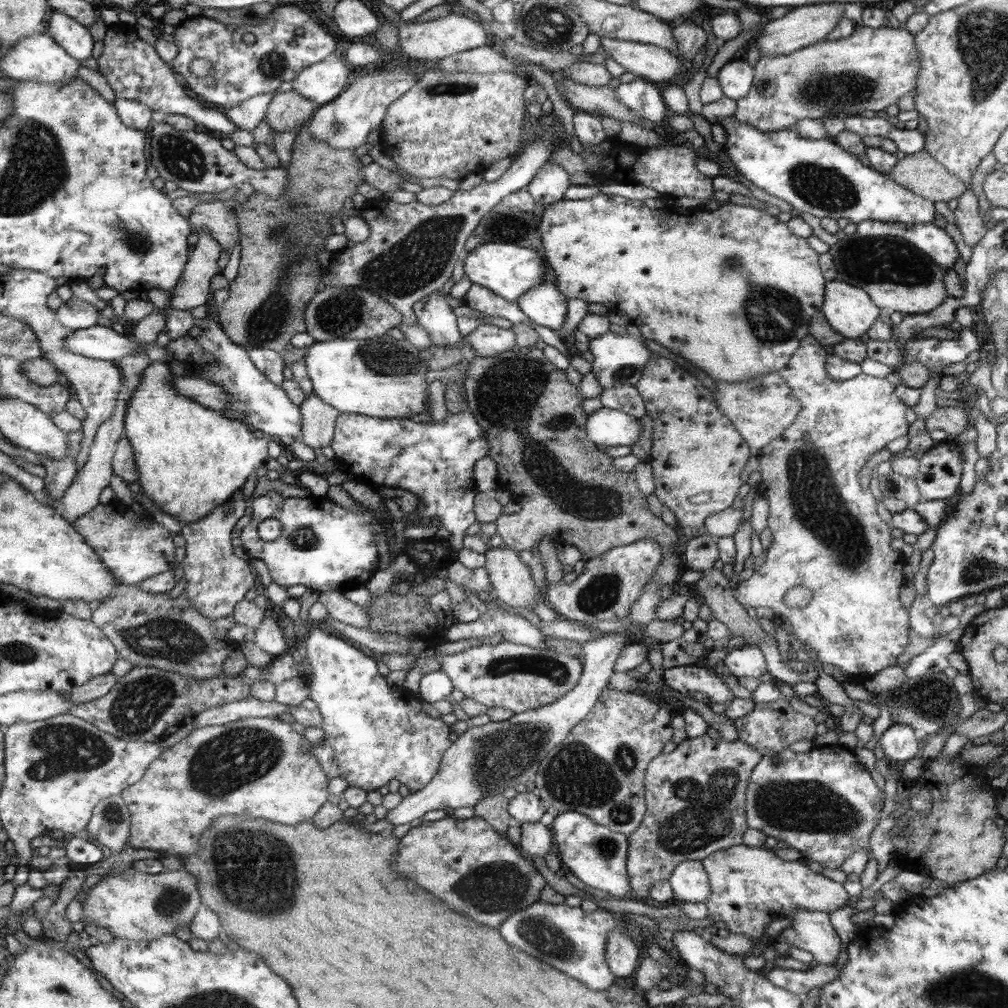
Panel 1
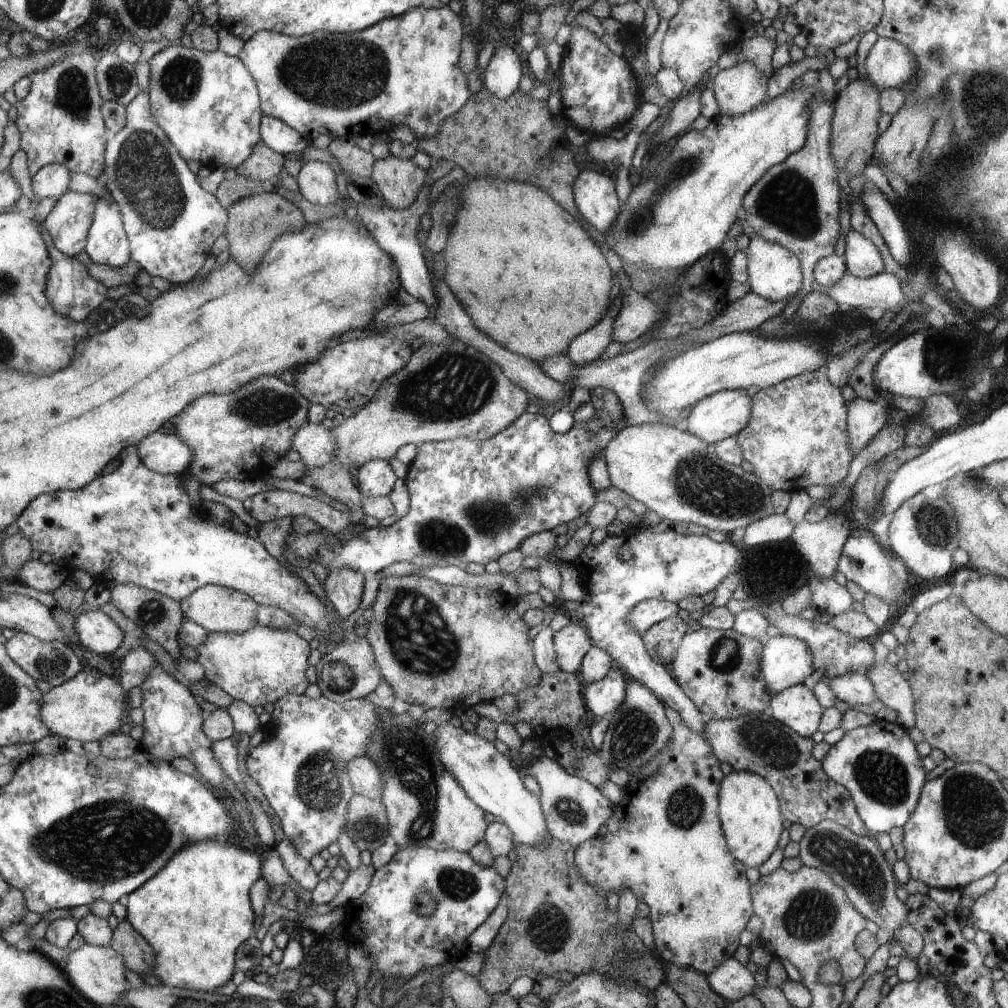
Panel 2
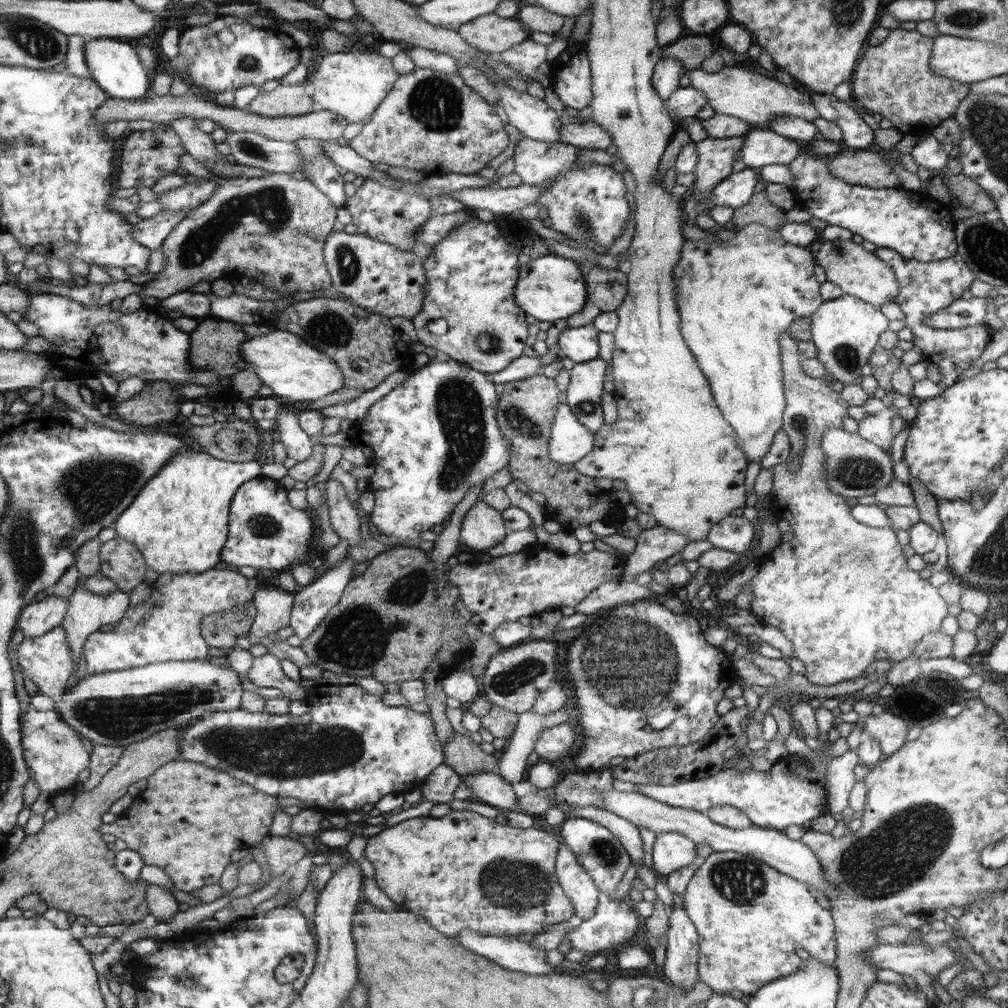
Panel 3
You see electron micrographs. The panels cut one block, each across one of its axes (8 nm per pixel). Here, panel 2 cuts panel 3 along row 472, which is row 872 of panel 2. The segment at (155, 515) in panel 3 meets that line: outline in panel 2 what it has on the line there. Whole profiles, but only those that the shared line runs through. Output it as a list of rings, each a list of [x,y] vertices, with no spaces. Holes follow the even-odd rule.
[[[240,839],[204,840],[178,850],[166,868],[128,895],[126,920],[151,945],[157,958],[153,975],[165,987],[213,993],[232,980],[237,972],[236,952],[254,934],[254,912],[248,892],[260,874],[258,854]]]

